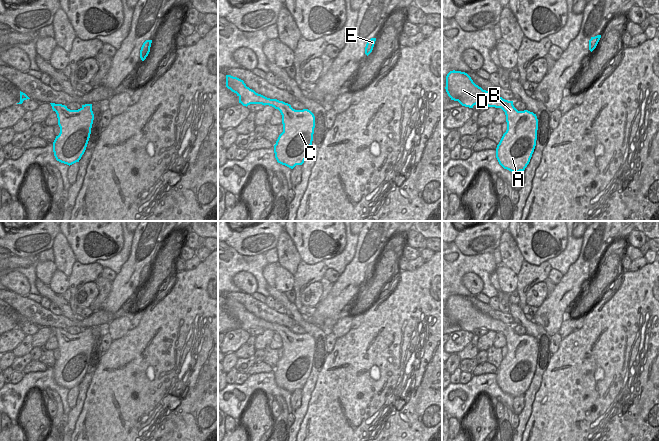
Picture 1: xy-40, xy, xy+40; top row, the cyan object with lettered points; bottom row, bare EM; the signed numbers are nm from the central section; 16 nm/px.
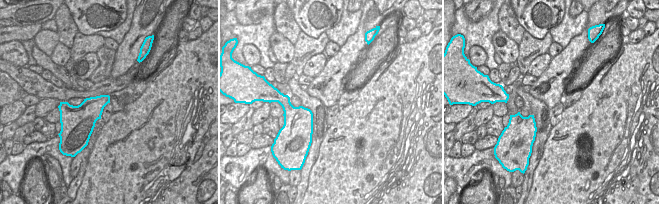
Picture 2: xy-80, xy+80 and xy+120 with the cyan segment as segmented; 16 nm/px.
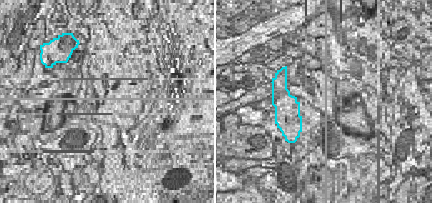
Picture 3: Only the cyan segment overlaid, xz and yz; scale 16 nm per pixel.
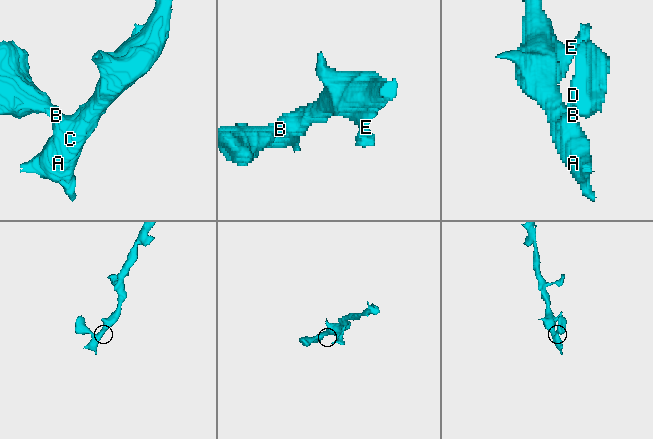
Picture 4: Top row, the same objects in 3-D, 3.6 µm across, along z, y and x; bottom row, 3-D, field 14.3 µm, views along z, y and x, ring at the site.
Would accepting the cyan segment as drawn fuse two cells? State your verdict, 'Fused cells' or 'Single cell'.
Single cell

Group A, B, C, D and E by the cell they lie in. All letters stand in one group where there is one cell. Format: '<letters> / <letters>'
A B C D E

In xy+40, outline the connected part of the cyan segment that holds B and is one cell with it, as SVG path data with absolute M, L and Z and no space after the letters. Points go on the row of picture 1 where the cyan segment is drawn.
M450 71L446 76L446 92L451 100L473 108L476 104L501 108L506 115L507 130L496 148L499 164L513 173L524 171L530 162L537 140L538 119L528 110L518 111L513 101L491 94L476 85L461 71Z

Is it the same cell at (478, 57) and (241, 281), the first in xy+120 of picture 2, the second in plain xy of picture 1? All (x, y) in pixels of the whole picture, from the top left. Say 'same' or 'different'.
same

